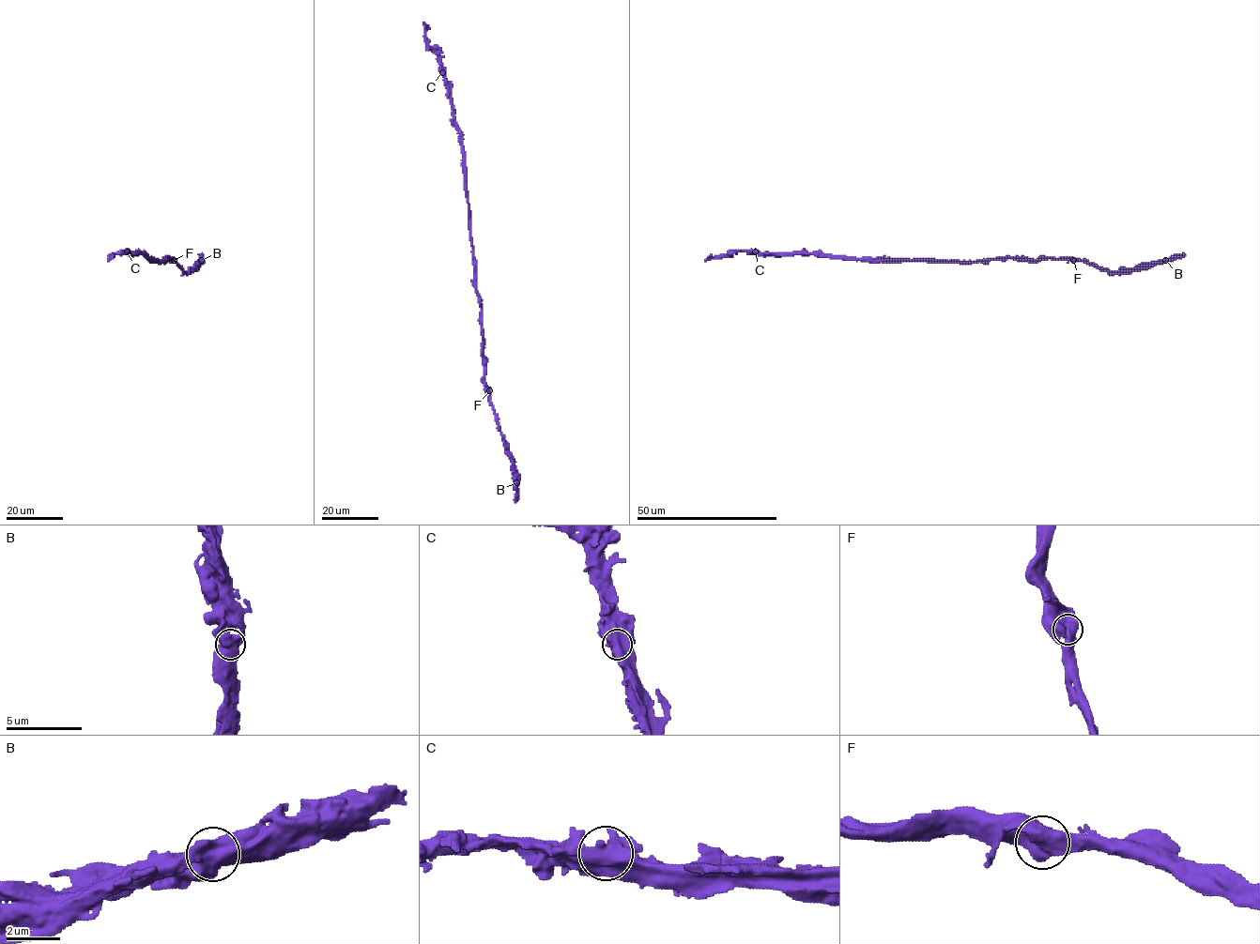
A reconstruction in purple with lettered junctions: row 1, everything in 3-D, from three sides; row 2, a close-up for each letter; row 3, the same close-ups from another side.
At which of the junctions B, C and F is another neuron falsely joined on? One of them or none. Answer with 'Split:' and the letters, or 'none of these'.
Split: B

